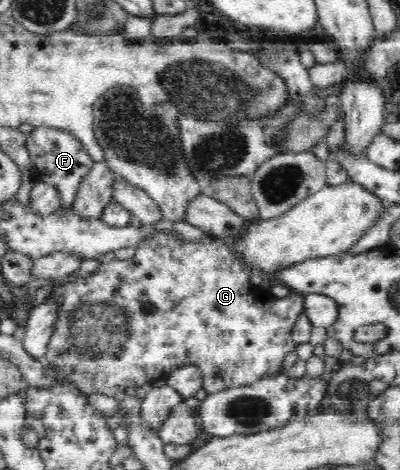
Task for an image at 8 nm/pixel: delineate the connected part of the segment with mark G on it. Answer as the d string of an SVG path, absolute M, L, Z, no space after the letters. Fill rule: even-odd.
M156 231L135 246L135 254L127 260L113 259L109 263L100 263L97 270L75 281L67 282L60 286L54 286L52 295L55 299L61 298L59 304L57 320L53 325L53 332L48 342L44 362L53 365L61 371L81 392L85 394L105 394L105 396L118 397L129 386L141 386L147 384L147 380L139 374L155 374L155 378L163 378L171 374L174 370L185 365L197 365L203 373L202 388L207 394L219 392L220 389L231 388L232 385L247 385L263 375L273 375L283 368L285 357L296 348L296 342L292 339L292 328L299 318L299 314L304 312L304 298L297 296L295 292L285 296L282 300L277 300L261 288L255 288L251 284L251 271L246 270L242 264L234 258L229 243L225 239L213 237L207 233L195 241L181 239L174 231Z

